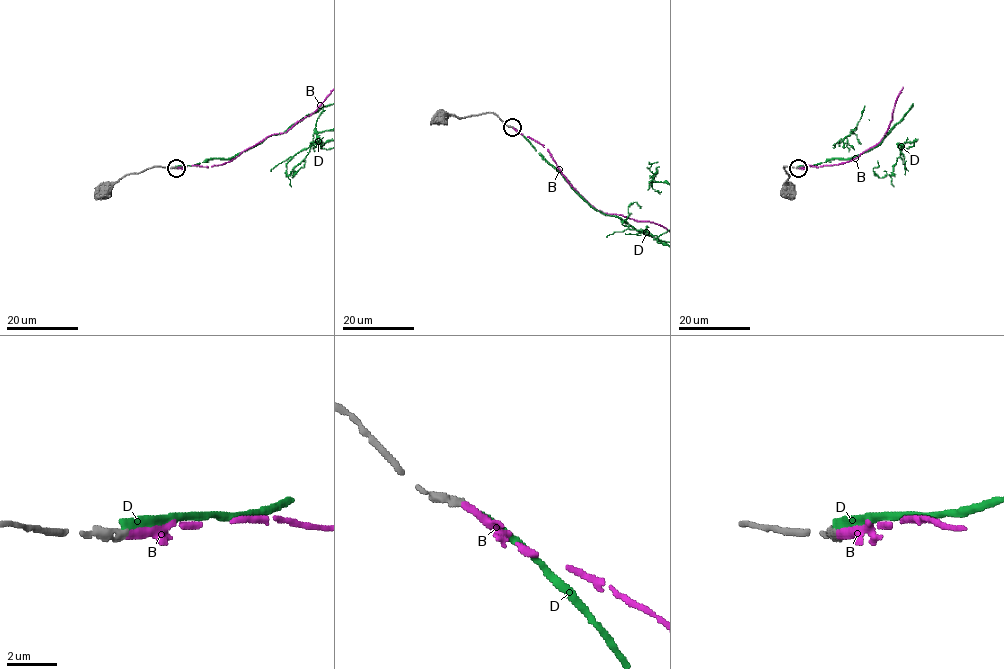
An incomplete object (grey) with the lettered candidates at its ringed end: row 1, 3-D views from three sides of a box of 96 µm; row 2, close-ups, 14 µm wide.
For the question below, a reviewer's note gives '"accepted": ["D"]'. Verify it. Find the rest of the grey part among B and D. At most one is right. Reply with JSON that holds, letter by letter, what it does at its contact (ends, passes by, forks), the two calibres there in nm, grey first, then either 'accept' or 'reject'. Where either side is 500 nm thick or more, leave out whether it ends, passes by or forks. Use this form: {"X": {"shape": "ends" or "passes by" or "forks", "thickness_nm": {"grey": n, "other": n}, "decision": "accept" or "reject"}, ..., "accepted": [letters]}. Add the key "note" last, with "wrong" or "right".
{"B": {"shape": "ends", "thickness_nm": {"grey": 300, "other": 320}, "decision": "accept"}, "D": {"shape": "ends", "thickness_nm": {"grey": 360, "other": 280}, "decision": "reject"}, "accepted": ["B"], "note": "wrong"}

